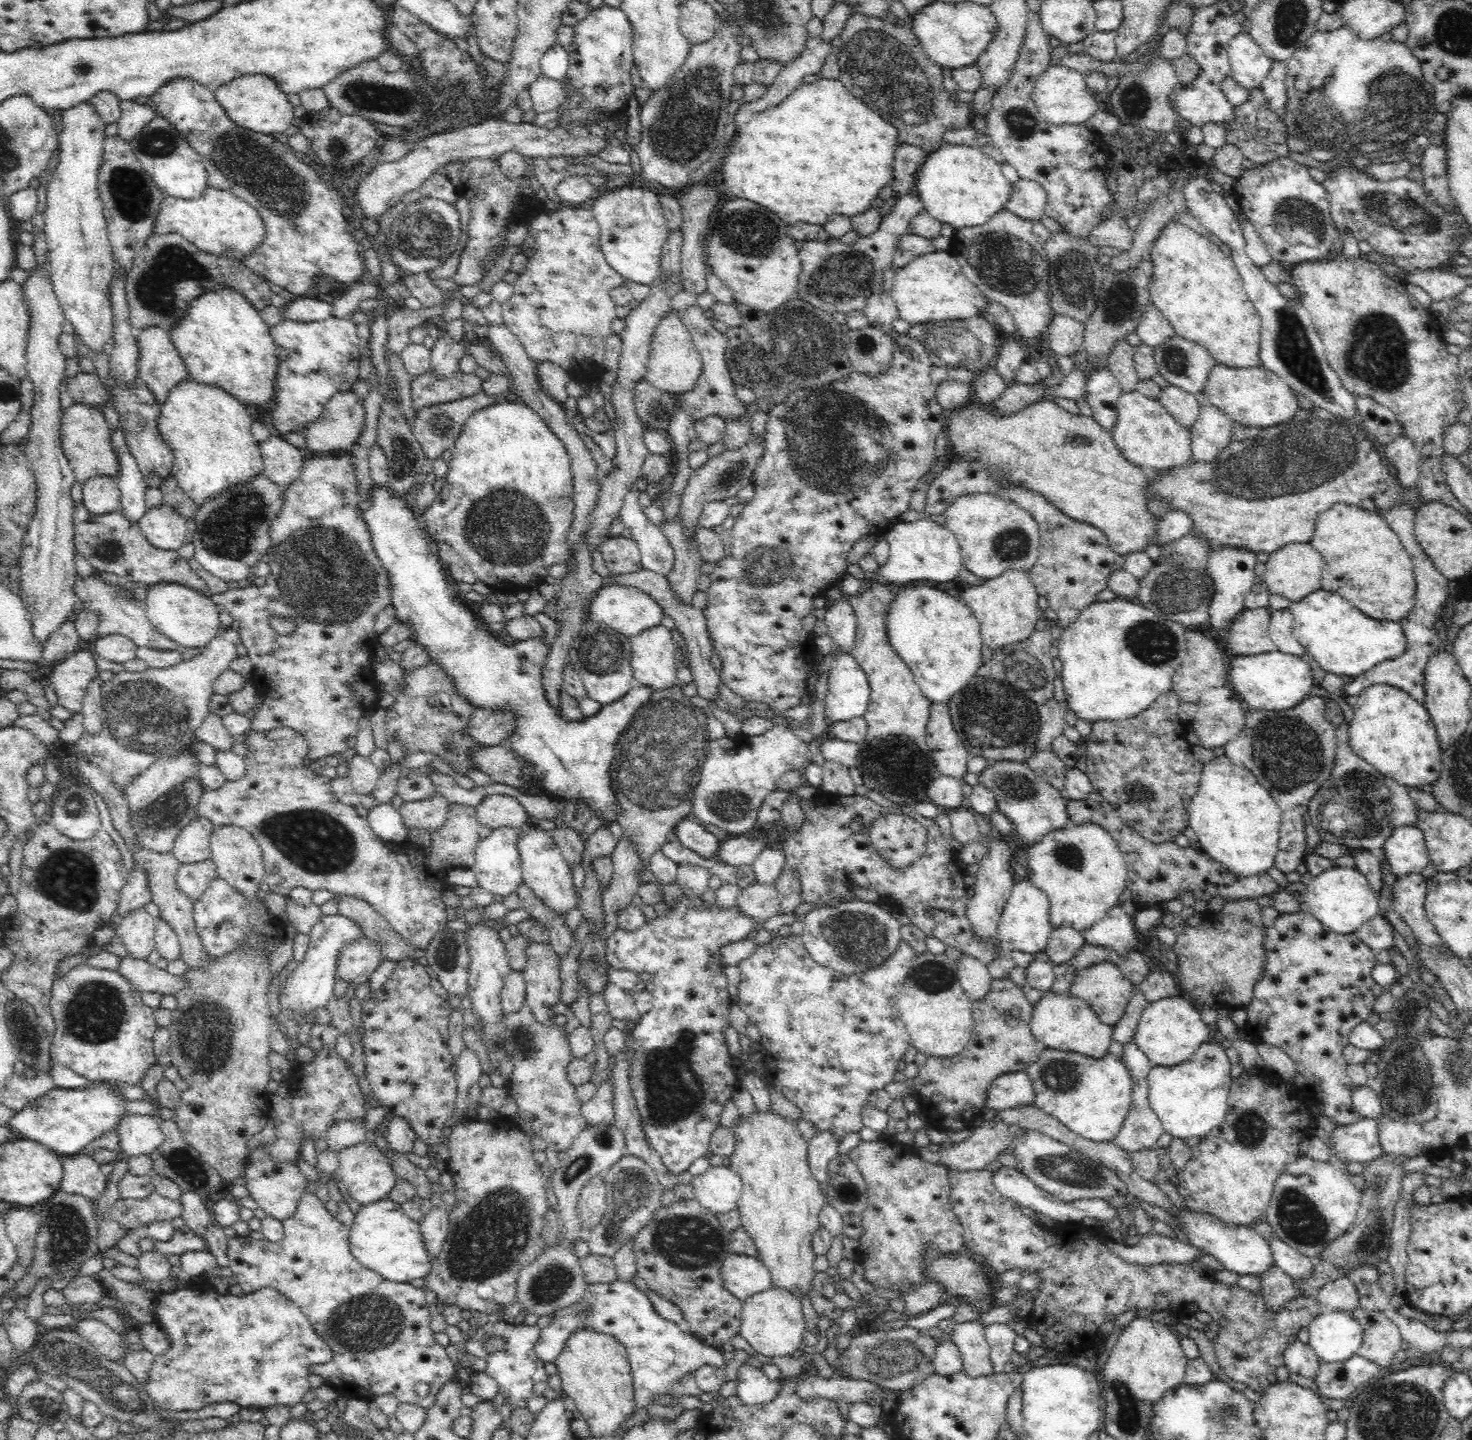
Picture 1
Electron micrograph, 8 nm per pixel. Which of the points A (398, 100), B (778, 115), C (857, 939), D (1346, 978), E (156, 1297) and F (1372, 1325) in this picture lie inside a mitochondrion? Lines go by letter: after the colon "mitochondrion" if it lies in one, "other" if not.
A: mitochondrion
B: other
C: mitochondrion
D: other
E: other
F: other

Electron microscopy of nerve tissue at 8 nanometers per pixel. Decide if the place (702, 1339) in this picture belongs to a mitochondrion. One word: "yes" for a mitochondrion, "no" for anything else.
no

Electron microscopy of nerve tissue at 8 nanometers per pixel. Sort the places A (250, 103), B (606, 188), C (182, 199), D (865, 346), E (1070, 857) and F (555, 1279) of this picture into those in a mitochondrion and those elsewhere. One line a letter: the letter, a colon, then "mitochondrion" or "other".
A: other
B: other
C: other
D: mitochondrion
E: mitochondrion
F: mitochondrion

